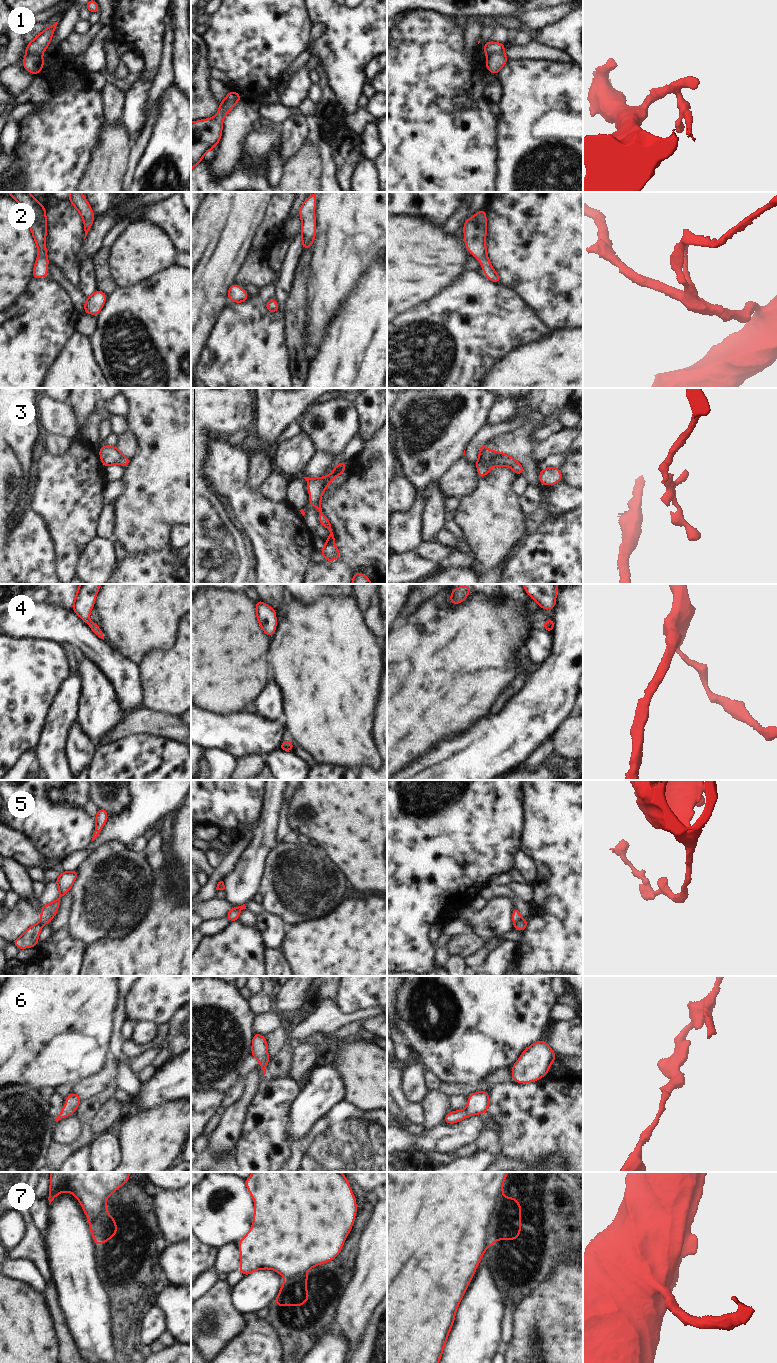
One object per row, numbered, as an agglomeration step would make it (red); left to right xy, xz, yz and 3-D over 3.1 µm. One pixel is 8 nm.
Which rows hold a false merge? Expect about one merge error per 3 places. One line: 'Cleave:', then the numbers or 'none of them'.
Cleave: 1, 5

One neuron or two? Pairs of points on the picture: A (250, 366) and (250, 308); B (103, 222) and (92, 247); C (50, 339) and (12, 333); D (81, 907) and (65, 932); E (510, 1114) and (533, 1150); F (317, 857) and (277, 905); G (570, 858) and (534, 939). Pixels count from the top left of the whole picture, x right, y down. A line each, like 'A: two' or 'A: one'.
A: one
B: one
C: one
D: two
E: one
F: one
G: one

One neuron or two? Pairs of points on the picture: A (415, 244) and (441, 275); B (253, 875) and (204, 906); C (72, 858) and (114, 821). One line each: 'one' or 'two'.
A: one
B: two
C: one

